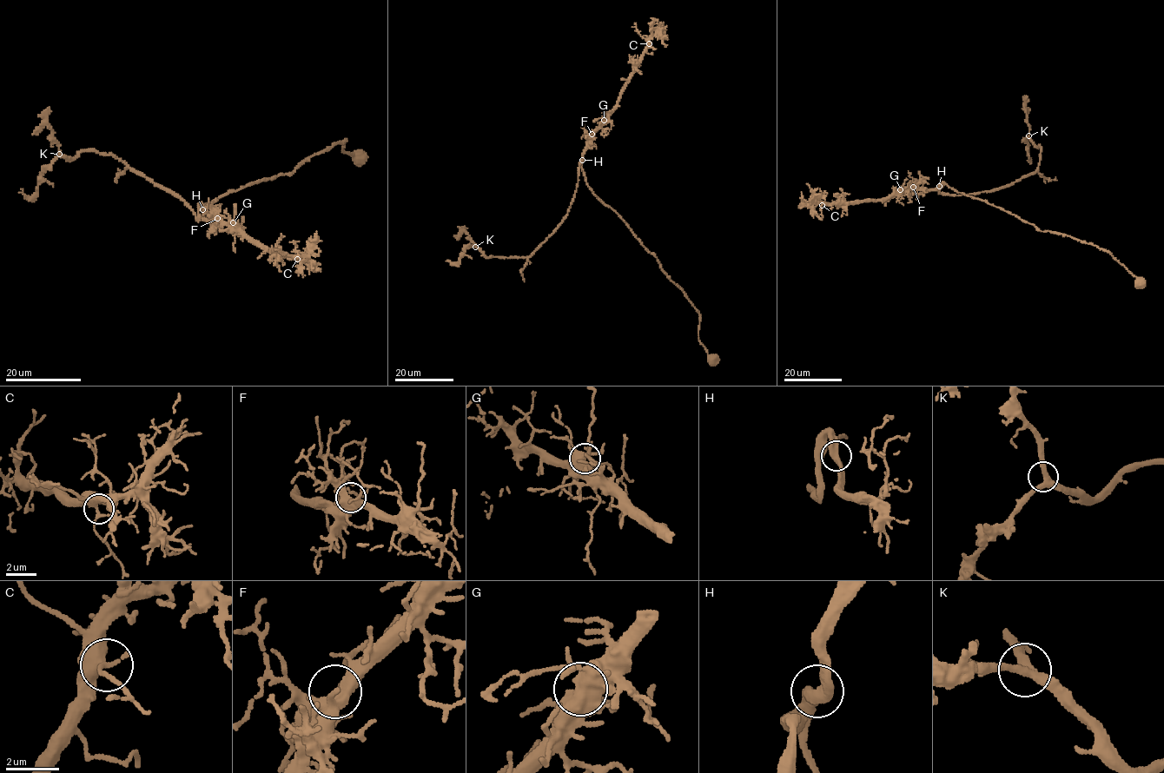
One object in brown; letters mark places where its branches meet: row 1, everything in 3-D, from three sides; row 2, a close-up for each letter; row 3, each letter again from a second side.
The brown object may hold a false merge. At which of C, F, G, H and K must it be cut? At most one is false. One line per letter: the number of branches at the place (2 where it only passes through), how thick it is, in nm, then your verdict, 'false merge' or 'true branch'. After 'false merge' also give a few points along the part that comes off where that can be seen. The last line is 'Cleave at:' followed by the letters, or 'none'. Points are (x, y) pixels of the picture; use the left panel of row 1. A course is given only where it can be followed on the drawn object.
C: 2 branches meet; 400 nm thick; true branch
F: 3 branches meet; 460 nm thick; true branch
G: 4 branches meet; 420 nm thick; true branch
H: 2 branches meet; 440 nm thick; true branch
K: 3 branches meet; 320 nm thick; true branch
Cleave at: none

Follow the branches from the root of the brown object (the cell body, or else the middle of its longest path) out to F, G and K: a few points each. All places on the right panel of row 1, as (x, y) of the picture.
F: (949, 188), (944, 184), (930, 189), (913, 187)
G: (949, 188), (942, 184), (930, 189), (900, 189)
K: (949, 188), (944, 184), (939, 192), (990, 191), (1034, 173), (1040, 144), (1028, 135)

